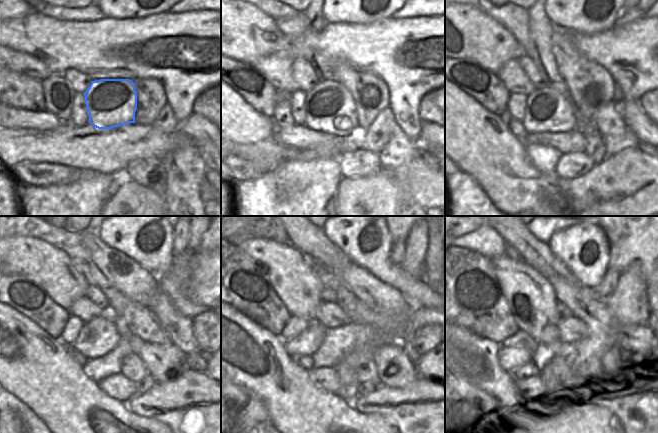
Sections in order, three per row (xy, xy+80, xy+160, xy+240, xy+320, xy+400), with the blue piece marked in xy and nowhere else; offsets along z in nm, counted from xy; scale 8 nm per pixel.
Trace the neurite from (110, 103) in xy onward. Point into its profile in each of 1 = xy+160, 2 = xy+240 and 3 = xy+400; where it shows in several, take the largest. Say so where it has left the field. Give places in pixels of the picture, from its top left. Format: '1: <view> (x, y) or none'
1: xy+160 (549, 110)
2: xy+240 (97, 337)
3: xy+400 (509, 357)

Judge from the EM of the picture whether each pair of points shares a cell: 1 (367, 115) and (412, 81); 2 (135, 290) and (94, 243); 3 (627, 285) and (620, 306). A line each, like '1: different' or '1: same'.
1: different
2: same
3: same

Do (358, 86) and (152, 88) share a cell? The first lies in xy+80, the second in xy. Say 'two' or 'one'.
one

